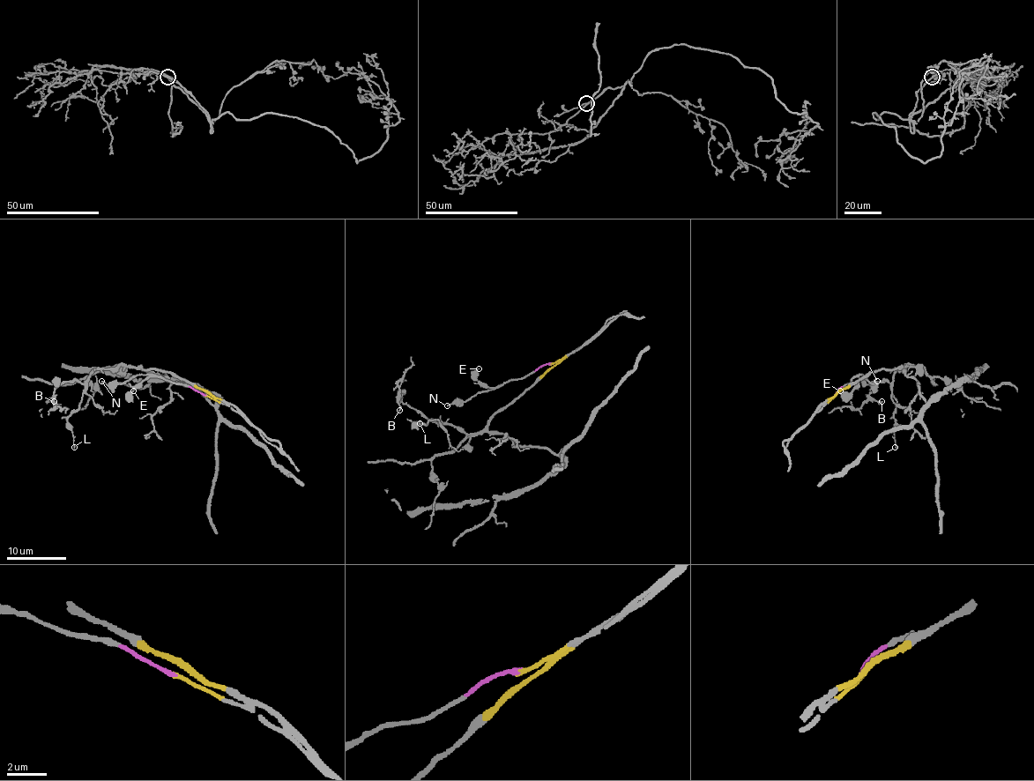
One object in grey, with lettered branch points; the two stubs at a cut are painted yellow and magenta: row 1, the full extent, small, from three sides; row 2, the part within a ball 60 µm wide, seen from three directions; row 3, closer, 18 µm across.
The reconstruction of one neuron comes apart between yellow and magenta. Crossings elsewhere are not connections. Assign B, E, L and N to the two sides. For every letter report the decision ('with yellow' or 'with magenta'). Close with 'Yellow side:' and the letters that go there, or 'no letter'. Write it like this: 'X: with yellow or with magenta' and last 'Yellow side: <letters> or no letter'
B: with yellow
E: with magenta
L: with yellow
N: with magenta
Yellow side: B, L

